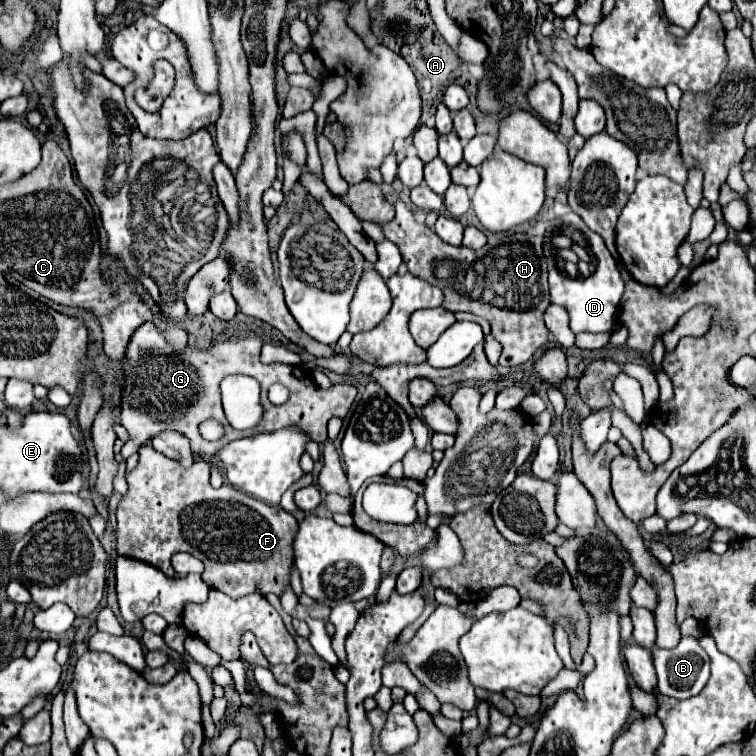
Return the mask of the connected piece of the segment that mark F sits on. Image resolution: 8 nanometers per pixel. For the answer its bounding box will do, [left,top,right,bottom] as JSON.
[117,445,297,597]

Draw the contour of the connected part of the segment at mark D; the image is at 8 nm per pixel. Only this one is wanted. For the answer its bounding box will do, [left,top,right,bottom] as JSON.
[543,213,623,333]

